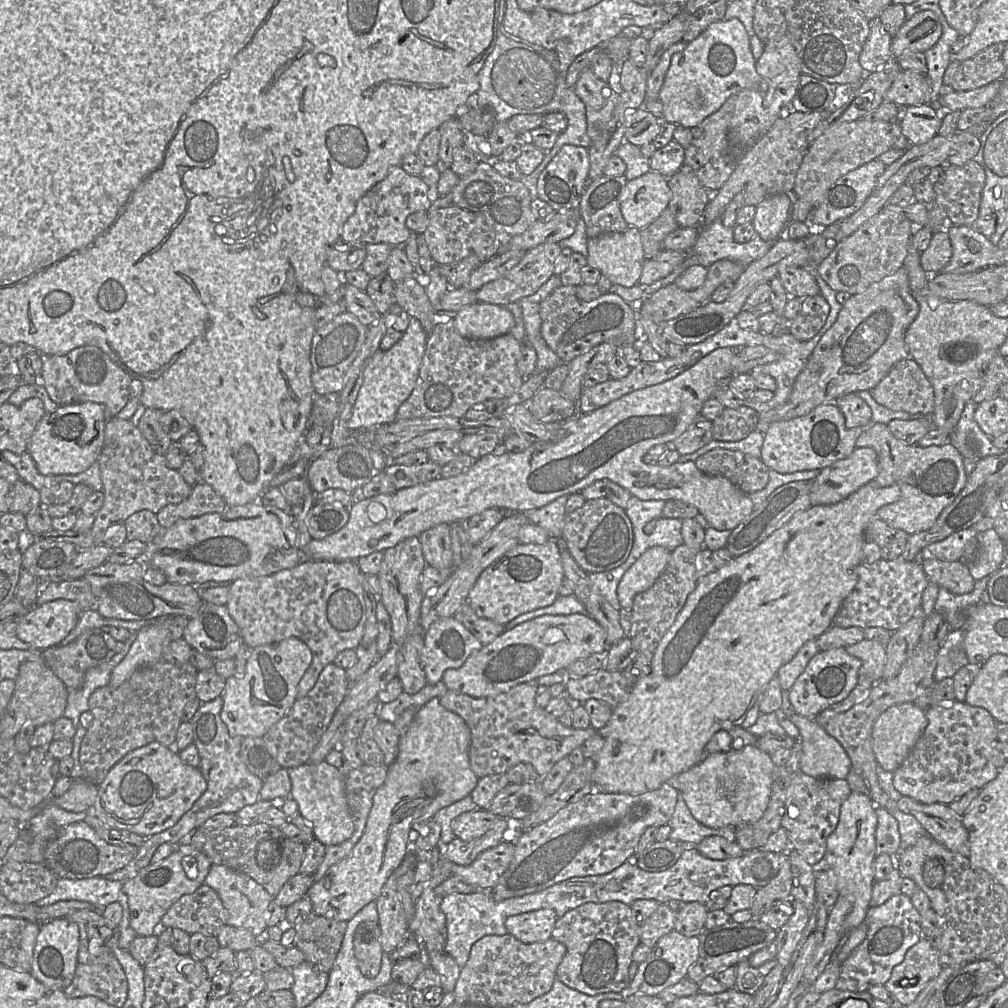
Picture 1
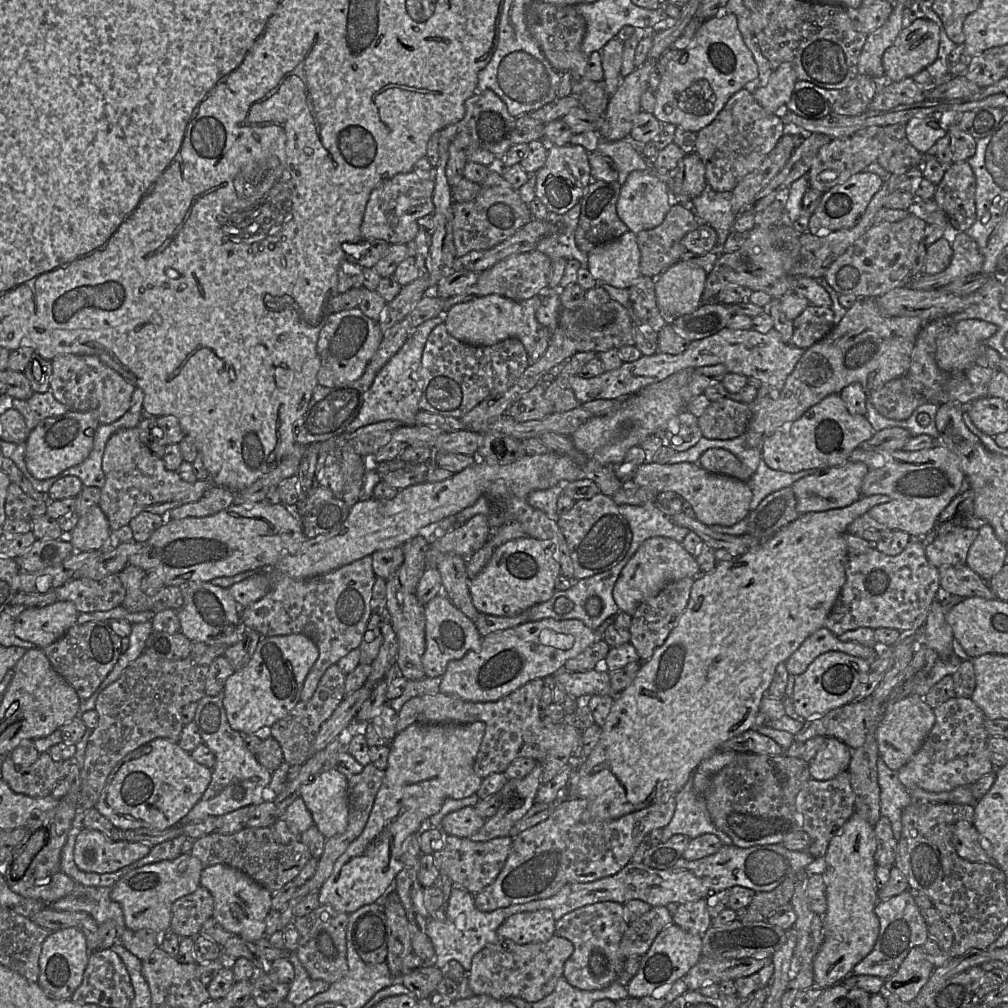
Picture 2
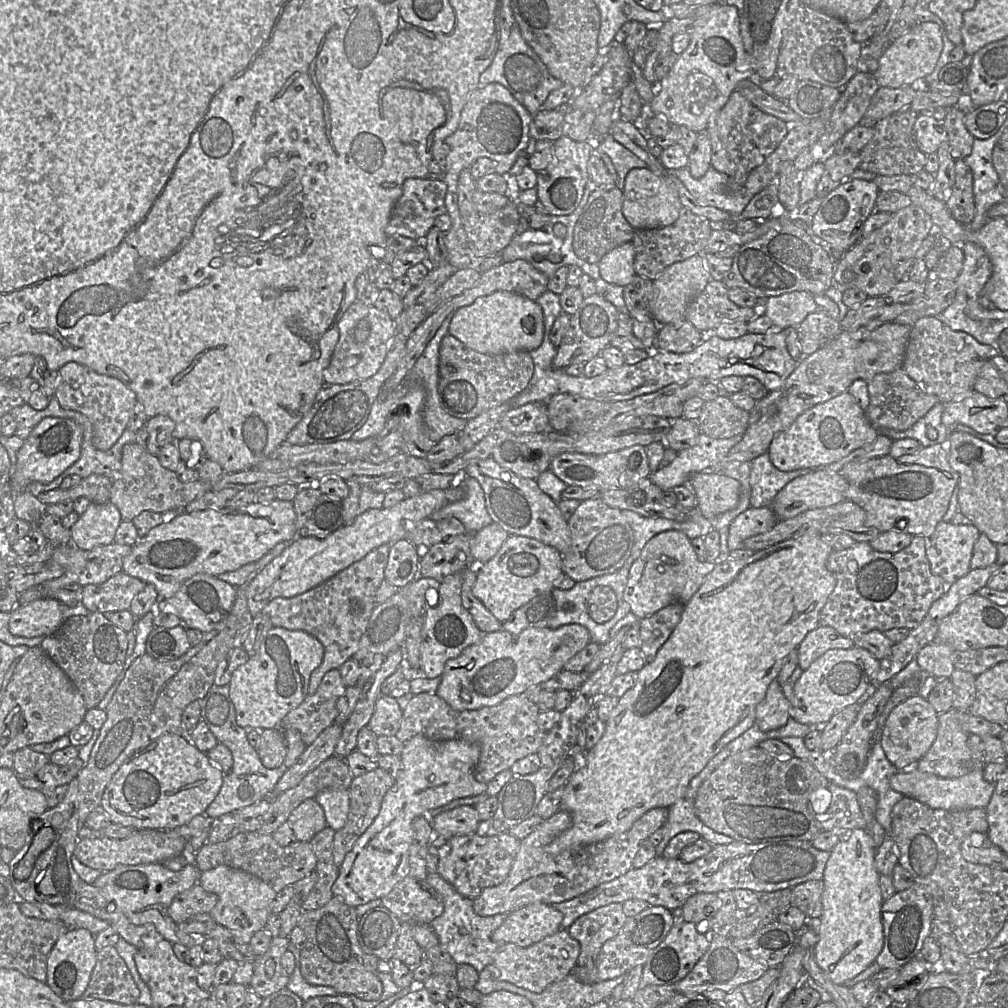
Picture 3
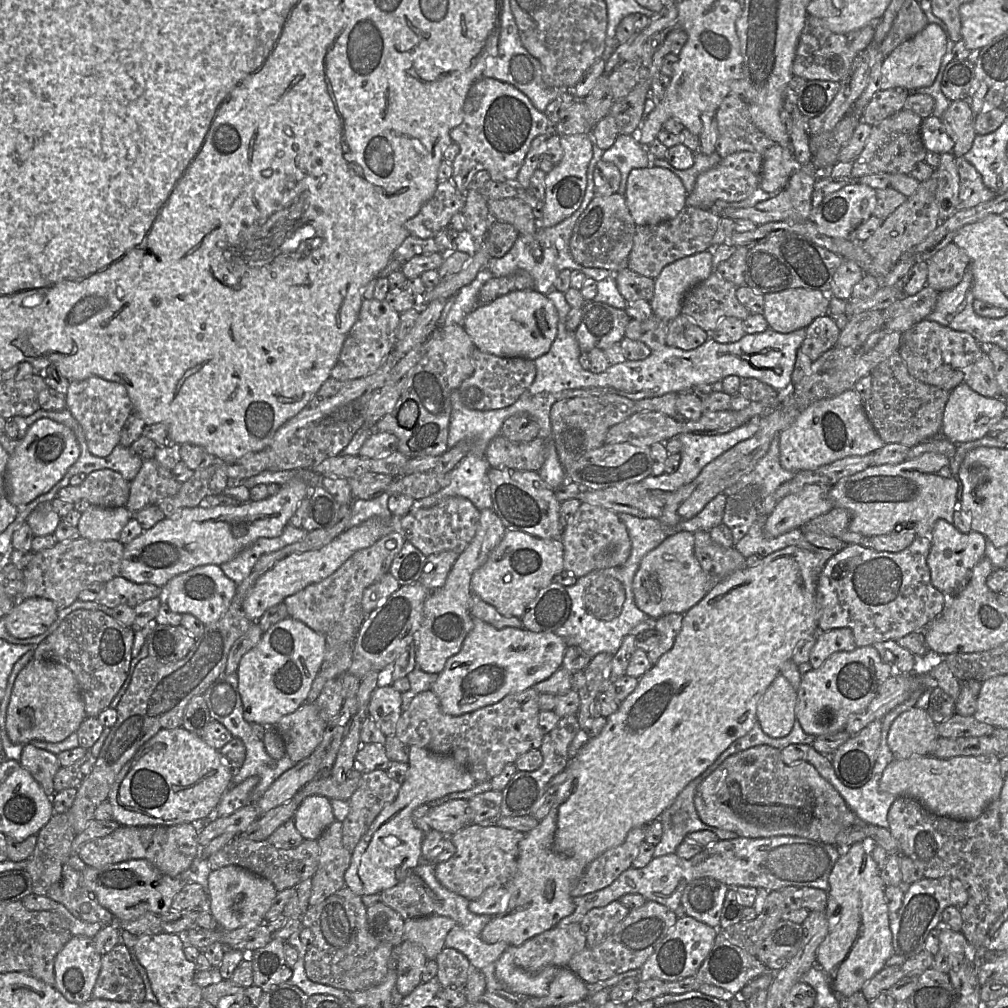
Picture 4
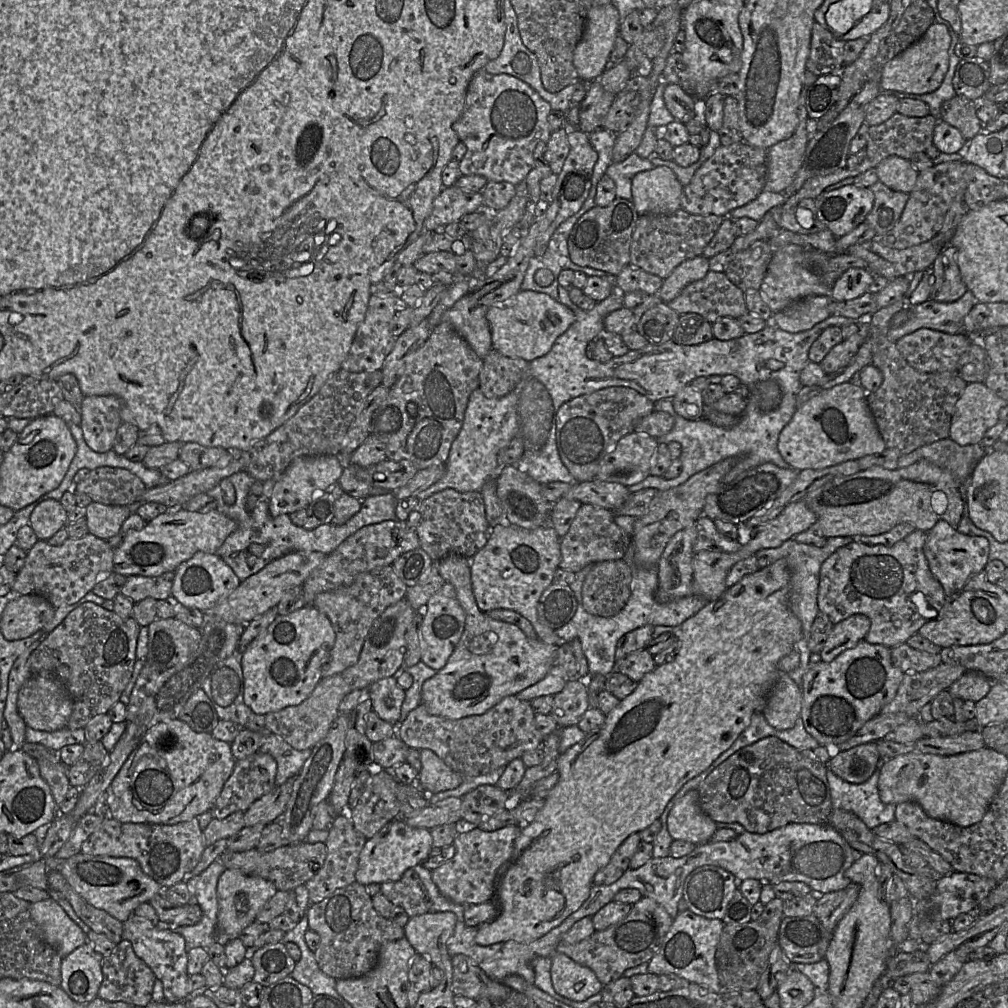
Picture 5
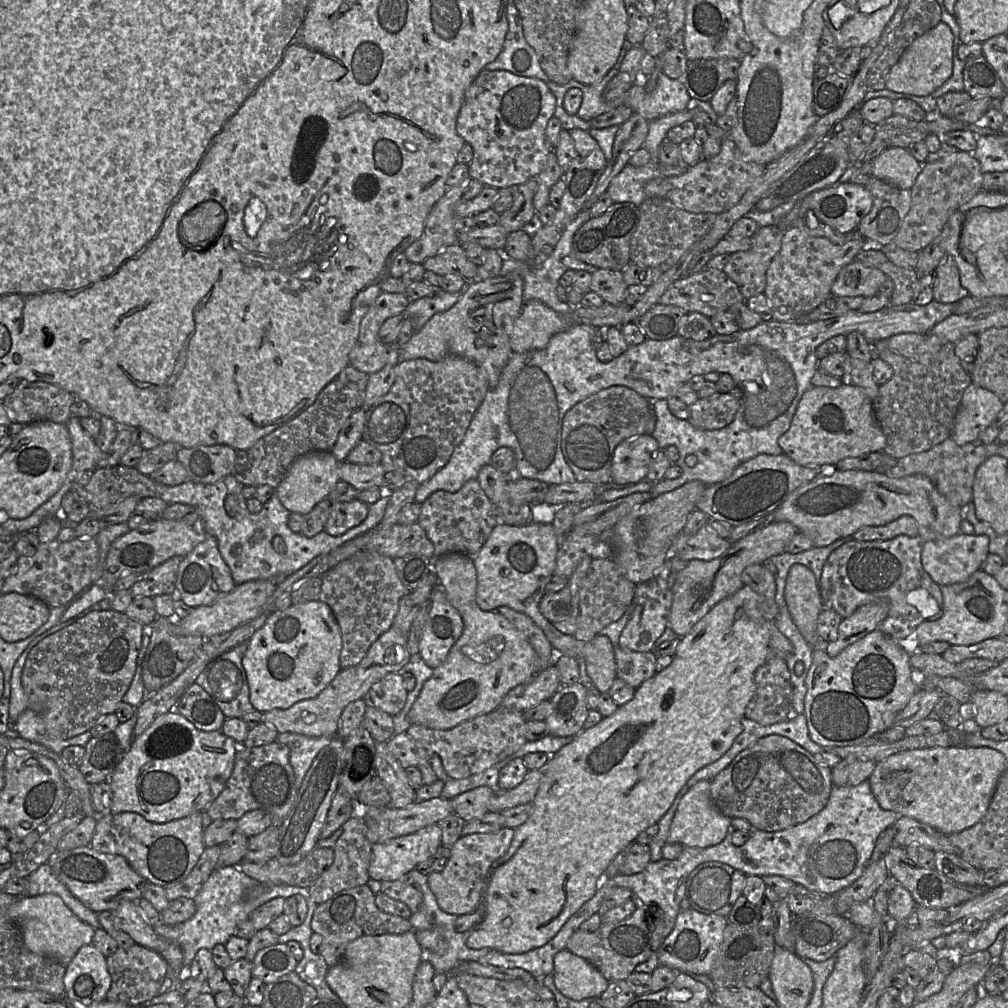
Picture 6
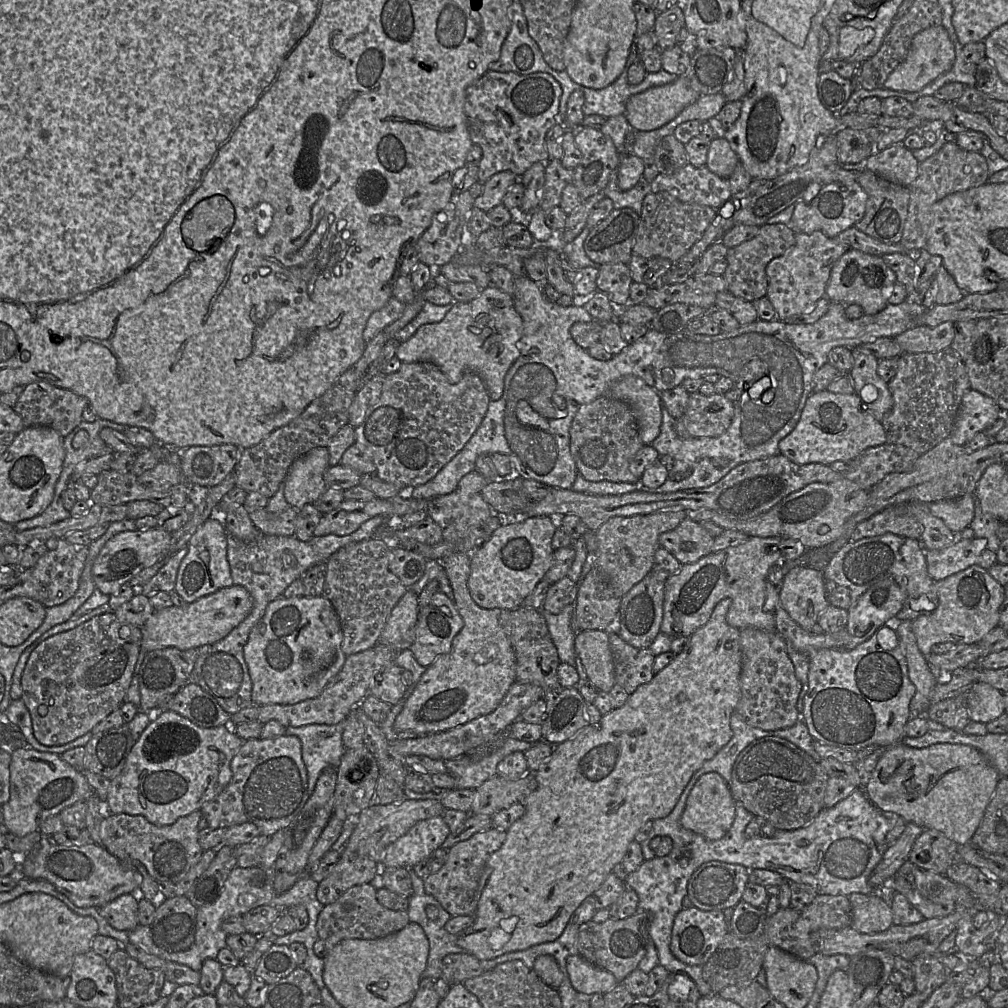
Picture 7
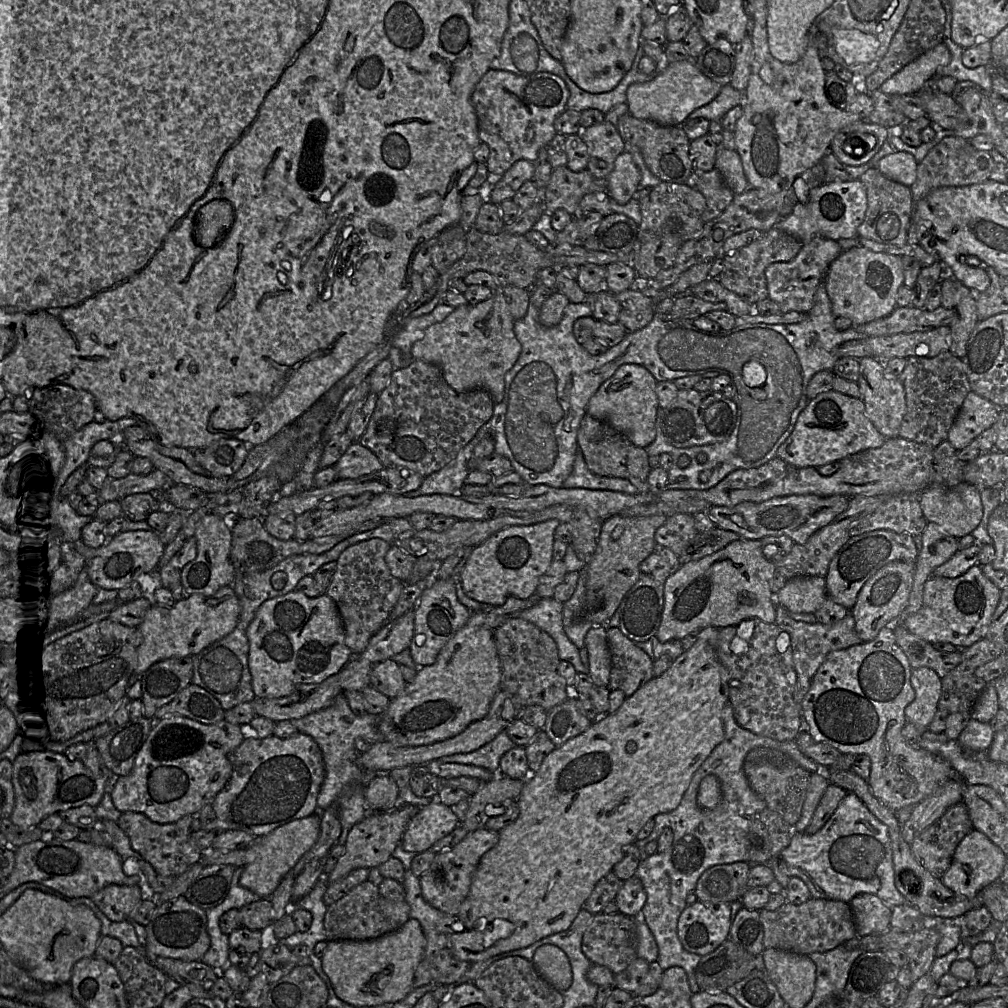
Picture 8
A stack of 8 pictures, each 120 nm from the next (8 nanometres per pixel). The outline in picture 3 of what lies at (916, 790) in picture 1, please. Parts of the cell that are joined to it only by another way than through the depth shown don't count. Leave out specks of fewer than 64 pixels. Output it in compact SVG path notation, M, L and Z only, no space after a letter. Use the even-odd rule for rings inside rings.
M951 708L949 711L938 715L938 731L936 739L925 754L913 767L921 772L936 775L941 778L959 778L977 765L968 746L969 734L966 731L966 722L969 711L960 711Z

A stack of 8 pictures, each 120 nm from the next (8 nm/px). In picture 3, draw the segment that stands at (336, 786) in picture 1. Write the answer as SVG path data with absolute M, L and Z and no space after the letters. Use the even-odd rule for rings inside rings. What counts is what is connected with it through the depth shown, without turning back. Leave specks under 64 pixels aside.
M326 789L314 799L323 808L328 827L338 831L345 826L350 808L349 790Z

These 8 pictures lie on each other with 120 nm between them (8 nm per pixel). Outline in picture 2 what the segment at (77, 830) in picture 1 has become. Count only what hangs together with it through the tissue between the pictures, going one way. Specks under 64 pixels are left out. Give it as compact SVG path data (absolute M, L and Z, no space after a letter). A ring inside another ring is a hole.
M84 828L76 837L74 862L84 872L112 873L145 857L153 846L112 840L97 830Z

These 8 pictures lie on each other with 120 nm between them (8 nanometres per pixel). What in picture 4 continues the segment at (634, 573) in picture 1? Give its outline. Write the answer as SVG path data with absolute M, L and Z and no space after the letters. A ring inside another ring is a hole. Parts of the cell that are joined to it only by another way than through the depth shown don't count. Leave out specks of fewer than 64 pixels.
M682 531L667 537L642 559L634 576L632 591L636 606L649 618L684 614L696 605L714 585L711 573L703 571L694 556L694 535Z

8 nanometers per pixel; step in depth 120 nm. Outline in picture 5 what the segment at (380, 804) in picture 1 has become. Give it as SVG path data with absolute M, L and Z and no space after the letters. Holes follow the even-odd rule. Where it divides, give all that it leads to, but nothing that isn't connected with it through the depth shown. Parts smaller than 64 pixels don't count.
M429 749L420 750L421 770L417 784L426 794L435 794L457 788L464 778L453 771ZM402 818L392 820L366 841L359 856L356 882L367 886L399 880L407 869L421 864L433 852L432 842L431 830L410 827Z

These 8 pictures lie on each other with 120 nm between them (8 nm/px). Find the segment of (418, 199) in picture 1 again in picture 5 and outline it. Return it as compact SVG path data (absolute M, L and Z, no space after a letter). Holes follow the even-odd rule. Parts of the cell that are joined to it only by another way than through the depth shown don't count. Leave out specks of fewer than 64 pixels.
M455 185L444 187L435 198L432 210L424 220L423 229L428 231L443 231L442 228L444 226L460 221L465 214L475 212L479 209L484 209L482 191L466 193Z

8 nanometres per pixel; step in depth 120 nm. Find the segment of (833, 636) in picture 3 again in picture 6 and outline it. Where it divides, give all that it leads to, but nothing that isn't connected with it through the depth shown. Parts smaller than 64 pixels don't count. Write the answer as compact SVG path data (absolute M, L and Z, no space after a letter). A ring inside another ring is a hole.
M875 601L861 606L852 615L844 618L838 627L838 638L829 642L826 652L836 657L841 651L877 629L887 617L889 605L885 601Z

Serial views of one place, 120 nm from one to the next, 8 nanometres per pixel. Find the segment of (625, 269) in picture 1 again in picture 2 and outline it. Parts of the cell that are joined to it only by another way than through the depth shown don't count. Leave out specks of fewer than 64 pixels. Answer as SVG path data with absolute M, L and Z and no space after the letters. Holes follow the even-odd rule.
M629 230L619 238L591 250L588 269L598 283L628 289L642 276L640 258L636 233Z

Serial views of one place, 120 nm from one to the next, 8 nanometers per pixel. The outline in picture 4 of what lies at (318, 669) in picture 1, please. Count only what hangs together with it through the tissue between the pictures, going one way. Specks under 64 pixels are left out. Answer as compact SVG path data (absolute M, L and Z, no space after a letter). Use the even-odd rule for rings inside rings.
M395 530L373 545L358 550L324 580L310 584L296 594L286 597L283 603L287 607L288 617L303 622L325 636L336 624L341 624L343 627L355 627L359 630L366 618L362 610L364 590L389 572L393 559L405 542L403 534Z

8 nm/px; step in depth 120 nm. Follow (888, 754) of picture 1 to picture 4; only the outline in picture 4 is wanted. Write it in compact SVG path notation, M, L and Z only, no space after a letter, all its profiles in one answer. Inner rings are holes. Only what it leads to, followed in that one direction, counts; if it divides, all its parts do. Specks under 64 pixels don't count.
M912 707L893 721L888 746L895 759L927 756L938 738L937 724L927 709Z

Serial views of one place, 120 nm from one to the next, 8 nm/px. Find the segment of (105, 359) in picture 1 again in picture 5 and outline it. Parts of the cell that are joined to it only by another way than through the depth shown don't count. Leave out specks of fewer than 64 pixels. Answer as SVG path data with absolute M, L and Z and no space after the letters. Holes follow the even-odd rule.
M85 396L80 406L81 424L87 445L95 452L106 453L113 449L117 430L122 423L119 398Z

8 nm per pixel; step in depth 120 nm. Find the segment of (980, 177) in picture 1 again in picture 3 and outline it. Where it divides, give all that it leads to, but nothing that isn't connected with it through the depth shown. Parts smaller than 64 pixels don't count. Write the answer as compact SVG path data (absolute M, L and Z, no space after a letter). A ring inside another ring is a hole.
M962 160L955 161L955 182L946 206L961 224L969 226L975 216L973 172Z

